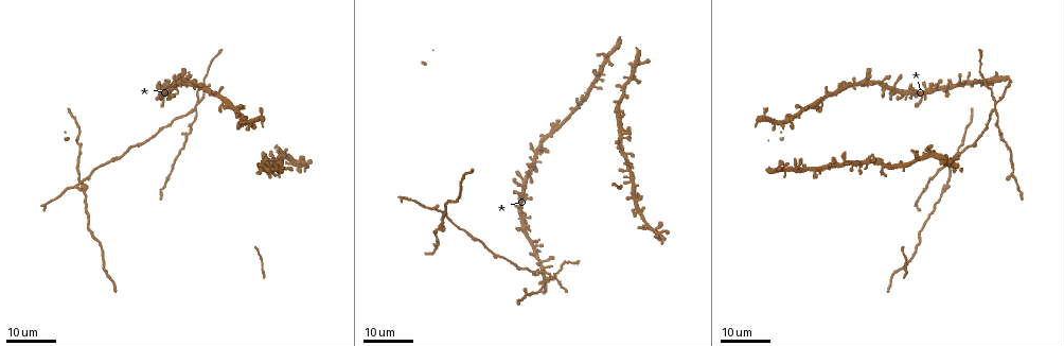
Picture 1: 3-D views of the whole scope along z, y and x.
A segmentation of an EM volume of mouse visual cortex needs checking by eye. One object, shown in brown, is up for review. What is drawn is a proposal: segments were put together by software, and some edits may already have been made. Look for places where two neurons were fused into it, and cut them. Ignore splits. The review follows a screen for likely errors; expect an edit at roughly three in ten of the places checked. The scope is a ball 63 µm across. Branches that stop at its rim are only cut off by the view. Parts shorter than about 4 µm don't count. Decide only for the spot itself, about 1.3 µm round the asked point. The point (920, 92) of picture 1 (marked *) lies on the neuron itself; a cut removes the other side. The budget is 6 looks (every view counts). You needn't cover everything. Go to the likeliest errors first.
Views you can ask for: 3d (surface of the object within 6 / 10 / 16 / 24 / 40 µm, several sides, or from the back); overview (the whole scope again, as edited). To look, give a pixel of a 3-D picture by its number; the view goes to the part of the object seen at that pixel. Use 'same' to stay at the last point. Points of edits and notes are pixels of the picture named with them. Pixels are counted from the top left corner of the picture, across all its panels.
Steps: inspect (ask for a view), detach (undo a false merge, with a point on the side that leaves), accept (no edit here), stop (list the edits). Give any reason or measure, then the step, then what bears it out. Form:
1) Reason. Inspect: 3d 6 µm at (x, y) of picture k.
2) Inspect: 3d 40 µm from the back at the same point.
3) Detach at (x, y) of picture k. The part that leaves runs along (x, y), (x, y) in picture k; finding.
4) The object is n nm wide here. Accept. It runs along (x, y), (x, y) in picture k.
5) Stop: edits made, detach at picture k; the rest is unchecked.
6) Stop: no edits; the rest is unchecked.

Inspect: 3d 16 µm at (178, 82) of picture 1.

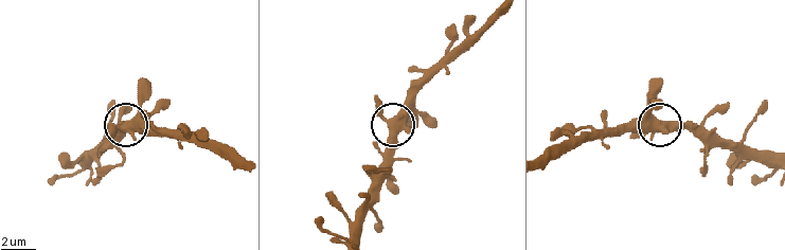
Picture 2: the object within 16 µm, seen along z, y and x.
Closer look. Inspect: 3d 10 µm at (393, 121) of picture 2.

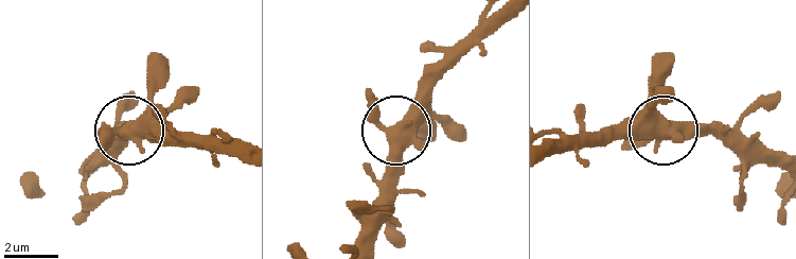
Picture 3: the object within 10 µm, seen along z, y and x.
The side arm is 32 µm long. Accept. One neuron here.

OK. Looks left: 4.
Inspect: 3d 24 µm at (556, 280) of picture 1.

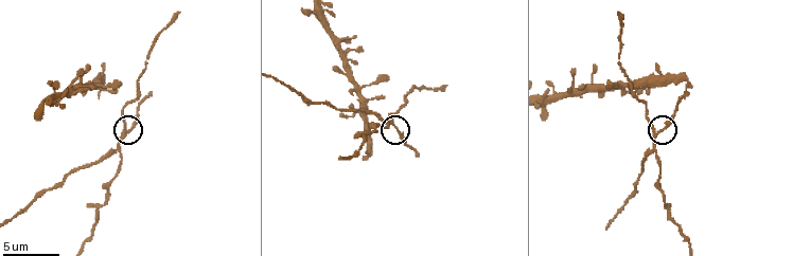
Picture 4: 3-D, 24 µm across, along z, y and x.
Inspect: 3d 10 µm at (394, 124) of picture 4.

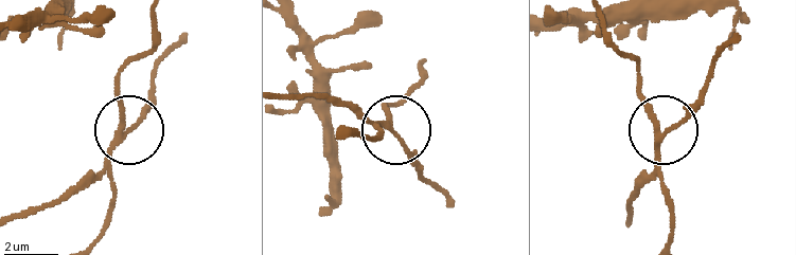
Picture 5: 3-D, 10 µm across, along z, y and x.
The side arm is 5 µm long. Detach at (111, 189) of picture 5. The part that leaves runs along (109, 149), (116, 195), (95, 242) in picture 5; a second neuron is stuck on.

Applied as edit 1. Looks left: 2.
Inspect: 3d 16 µm at (85, 190) of picture 1.

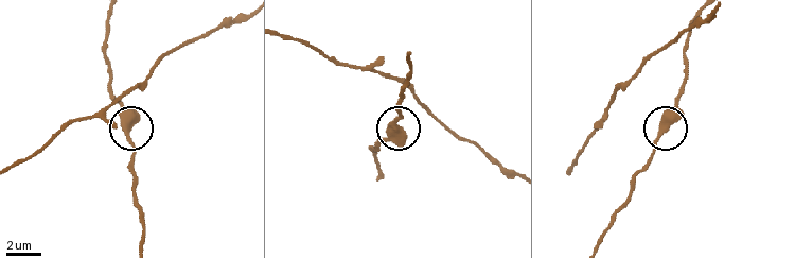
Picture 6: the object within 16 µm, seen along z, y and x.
Inspect: 3d 10 µm at (667, 128) of picture 6.

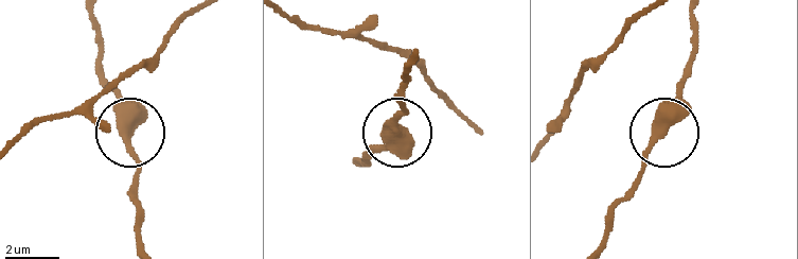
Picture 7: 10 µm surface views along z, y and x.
The side arm is 20 µm long. Accept. One neuron here.

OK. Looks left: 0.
Stop: edits made, detach at picture 5; the rest is unchecked.

